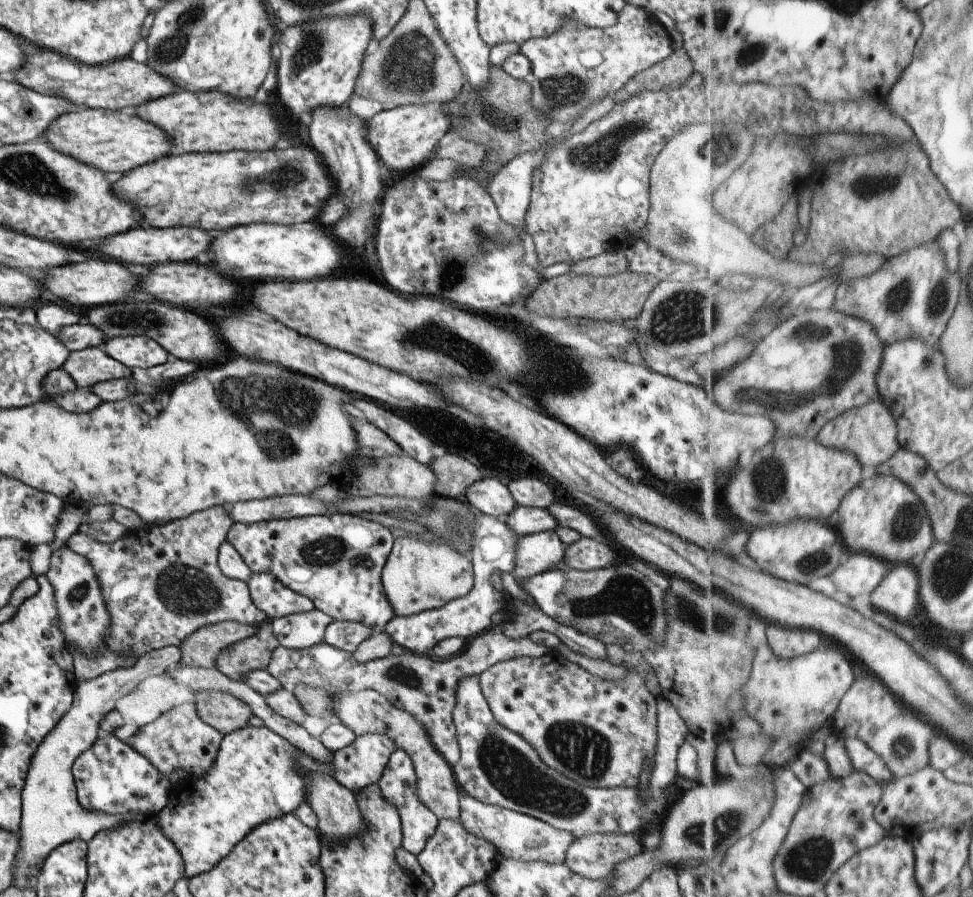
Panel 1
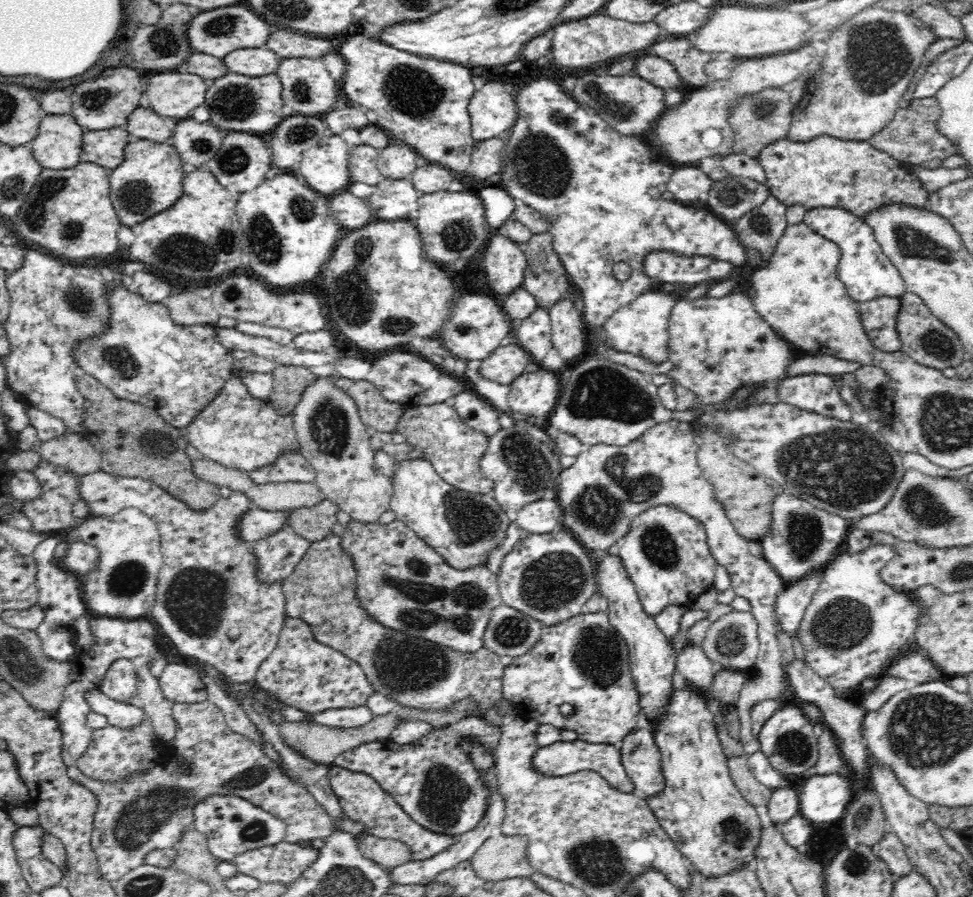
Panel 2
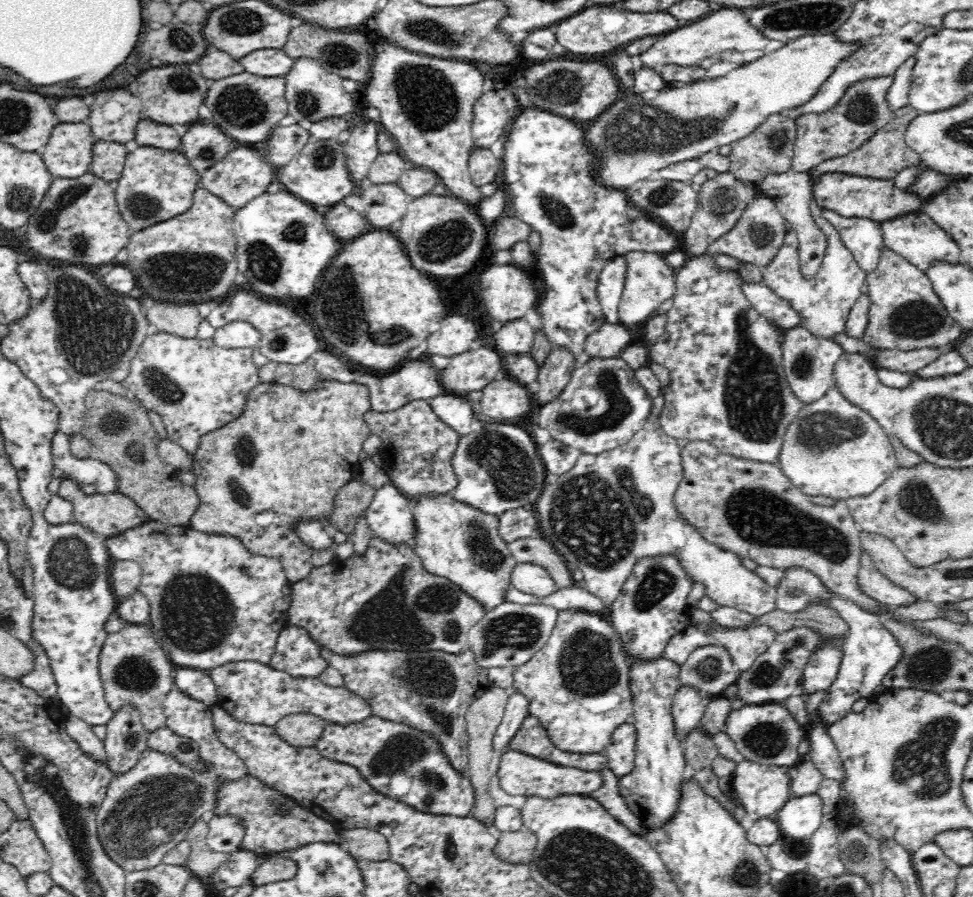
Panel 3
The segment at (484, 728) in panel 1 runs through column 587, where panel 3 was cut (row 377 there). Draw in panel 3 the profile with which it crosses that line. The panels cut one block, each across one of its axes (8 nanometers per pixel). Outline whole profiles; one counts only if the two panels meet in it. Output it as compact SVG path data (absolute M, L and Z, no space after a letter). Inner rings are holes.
M799 325L781 331L784 372L792 392L806 405L822 398L830 388L837 386L833 372L836 361L845 354L840 343L818 338Z

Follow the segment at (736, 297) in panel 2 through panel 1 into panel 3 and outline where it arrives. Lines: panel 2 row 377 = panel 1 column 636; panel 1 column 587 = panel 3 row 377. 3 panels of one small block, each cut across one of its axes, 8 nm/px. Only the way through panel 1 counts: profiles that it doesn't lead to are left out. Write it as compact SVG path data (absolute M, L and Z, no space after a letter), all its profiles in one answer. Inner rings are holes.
M707 253L692 257L690 262L676 271L676 288L672 307L666 313L668 315L668 322L666 322L665 328L666 332L648 347L650 362L665 366L671 372L671 383L663 392L665 398L664 410L660 414L660 427L664 429L664 433L676 439L688 438L691 441L708 441L717 447L722 454L727 454L735 458L744 458L756 462L777 463L786 429L794 418L796 418L800 409L805 405L792 392L786 378L786 373L784 372L782 358L783 334L781 329L771 323L766 317L761 316L752 306L749 306L748 299L744 296L739 285L738 271L719 268Z

